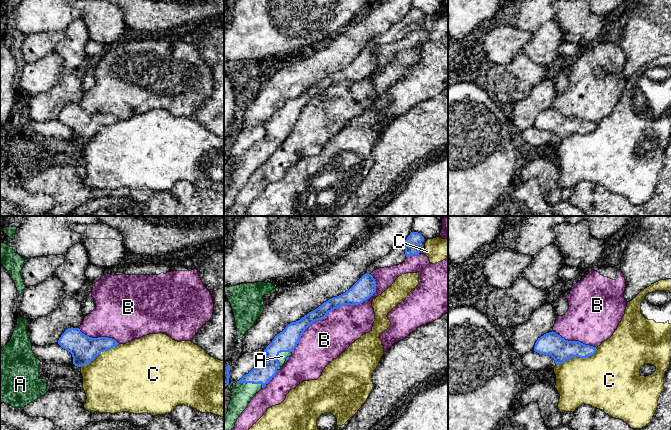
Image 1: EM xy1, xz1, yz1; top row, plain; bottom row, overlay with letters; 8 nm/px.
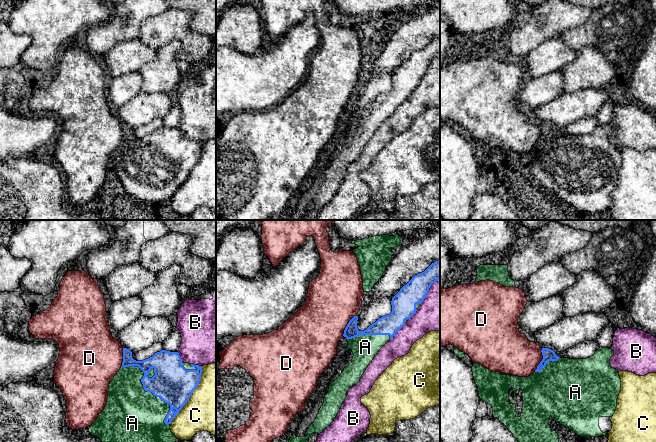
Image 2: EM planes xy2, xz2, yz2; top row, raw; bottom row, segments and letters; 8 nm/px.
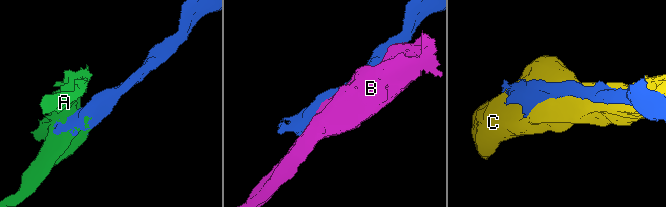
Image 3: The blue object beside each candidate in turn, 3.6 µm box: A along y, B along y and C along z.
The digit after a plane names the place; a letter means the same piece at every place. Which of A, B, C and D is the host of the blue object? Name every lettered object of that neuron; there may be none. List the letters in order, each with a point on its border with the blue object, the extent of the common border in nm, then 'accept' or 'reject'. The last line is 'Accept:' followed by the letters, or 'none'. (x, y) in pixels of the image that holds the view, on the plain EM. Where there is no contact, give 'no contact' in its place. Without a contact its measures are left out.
A: xy2 (149, 167) | 600 nm | accept
B: xz1 (336, 84) | 900 nm | reject
C: xy2 (190, 171) | 550 nm | reject
D: yz2 (542, 136) | 200 nm | reject
Accept: A

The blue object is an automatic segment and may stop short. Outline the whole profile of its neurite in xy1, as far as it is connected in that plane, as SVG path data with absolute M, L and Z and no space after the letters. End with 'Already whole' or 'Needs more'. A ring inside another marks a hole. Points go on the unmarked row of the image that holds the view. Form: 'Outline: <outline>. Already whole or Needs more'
Outline: M68 104L61 111L58 120L72 130L73 140L82 143L93 137L101 128L109 126L119 119L108 113L92 114L79 104Z. Already whole

